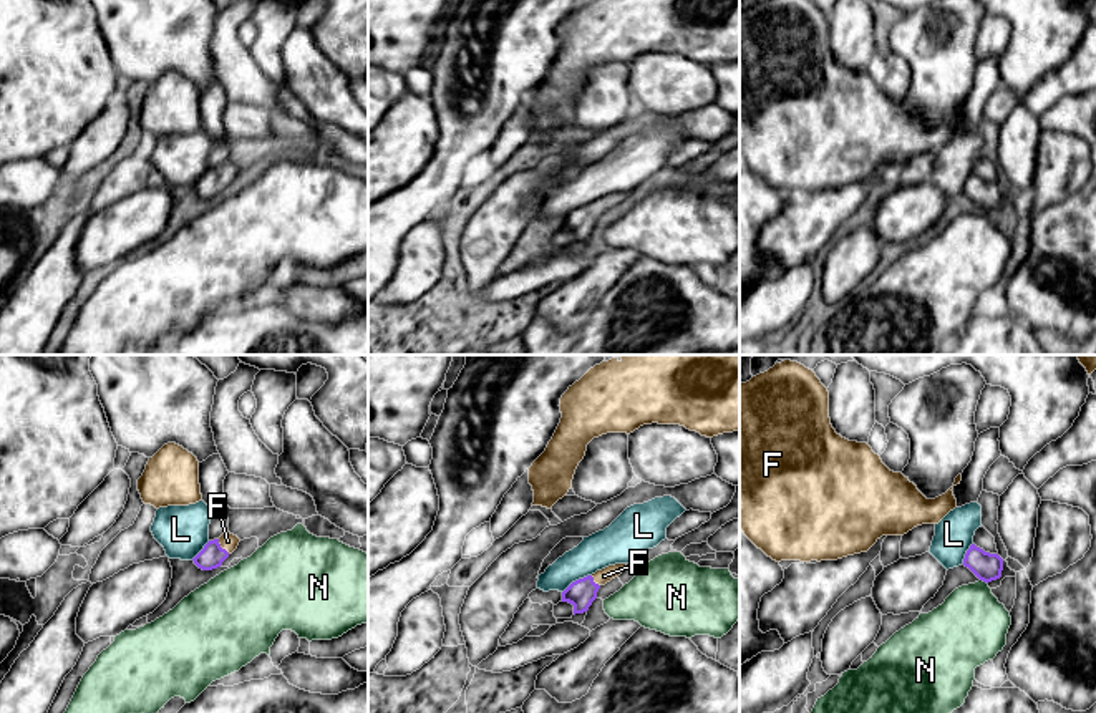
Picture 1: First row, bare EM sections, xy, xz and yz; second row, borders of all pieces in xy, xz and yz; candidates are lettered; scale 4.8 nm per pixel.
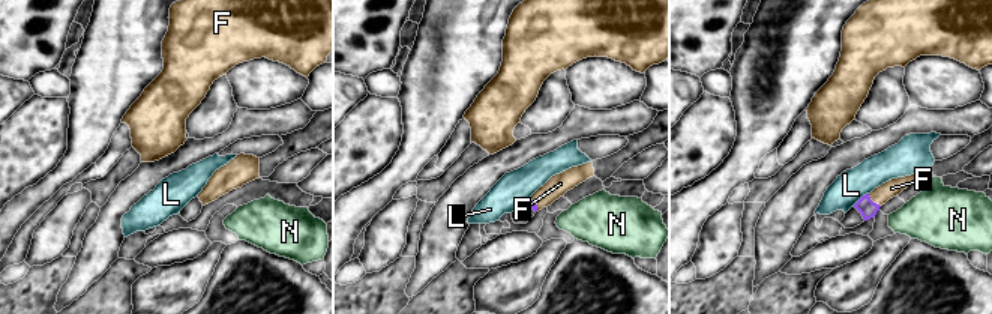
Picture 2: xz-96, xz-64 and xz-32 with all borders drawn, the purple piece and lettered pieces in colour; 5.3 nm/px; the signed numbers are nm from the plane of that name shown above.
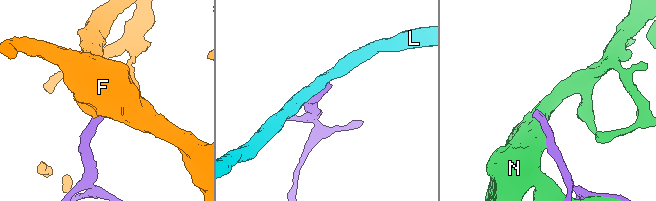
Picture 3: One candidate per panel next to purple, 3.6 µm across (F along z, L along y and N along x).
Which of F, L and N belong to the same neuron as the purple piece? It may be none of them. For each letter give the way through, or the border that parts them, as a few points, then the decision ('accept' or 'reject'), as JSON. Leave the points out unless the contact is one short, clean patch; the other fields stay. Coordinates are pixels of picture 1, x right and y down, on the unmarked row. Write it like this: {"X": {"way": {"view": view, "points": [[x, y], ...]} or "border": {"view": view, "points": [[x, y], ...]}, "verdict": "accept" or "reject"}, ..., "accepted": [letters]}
{"F": {"way": {"view": "xy", "points": [[213, 184], [221, 176], [227, 169]]}, "verdict": "accept"}, "L": {"border": {"view": "xz", "points": [[591, 203], [576, 208], [562, 221]]}, "verdict": "reject"}, "N": {"verdict": "reject"}, "accepted": ["F"]}

